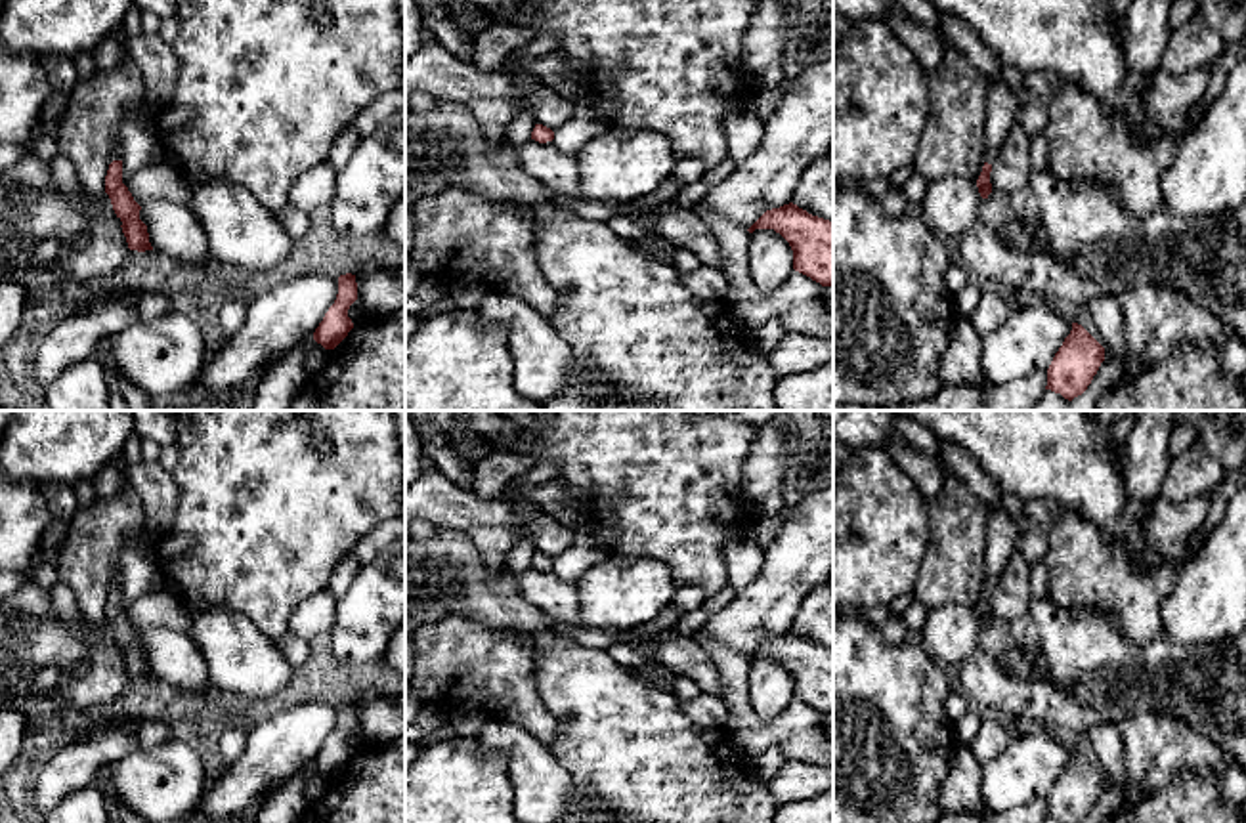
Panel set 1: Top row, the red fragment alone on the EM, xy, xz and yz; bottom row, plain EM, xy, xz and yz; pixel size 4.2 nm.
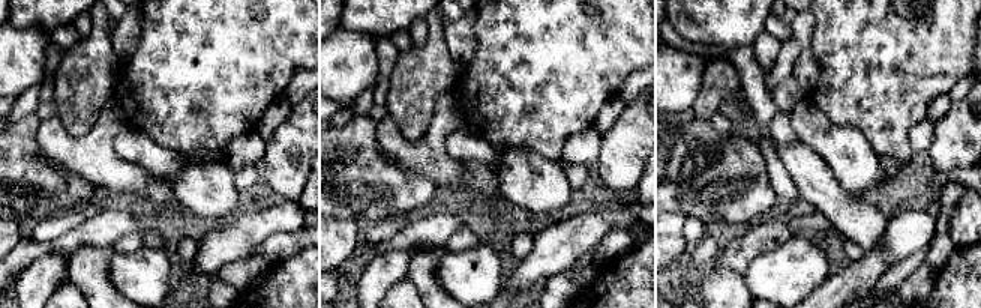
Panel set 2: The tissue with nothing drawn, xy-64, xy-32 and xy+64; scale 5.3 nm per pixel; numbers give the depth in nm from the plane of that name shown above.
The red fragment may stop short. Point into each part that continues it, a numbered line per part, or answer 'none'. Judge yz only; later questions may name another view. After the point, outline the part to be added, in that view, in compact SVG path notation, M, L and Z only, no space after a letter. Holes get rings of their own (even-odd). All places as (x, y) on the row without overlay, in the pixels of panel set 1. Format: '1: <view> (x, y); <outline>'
none

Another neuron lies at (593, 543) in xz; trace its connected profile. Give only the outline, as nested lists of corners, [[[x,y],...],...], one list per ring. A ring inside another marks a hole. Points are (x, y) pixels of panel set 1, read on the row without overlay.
[[[587,521],[575,529],[573,544],[554,559],[552,573],[566,580],[577,580],[612,552],[613,533],[596,521]]]

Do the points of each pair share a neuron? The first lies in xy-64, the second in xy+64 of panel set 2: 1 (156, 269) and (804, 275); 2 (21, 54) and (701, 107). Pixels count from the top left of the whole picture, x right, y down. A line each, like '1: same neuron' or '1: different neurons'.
1: same neuron
2: different neurons

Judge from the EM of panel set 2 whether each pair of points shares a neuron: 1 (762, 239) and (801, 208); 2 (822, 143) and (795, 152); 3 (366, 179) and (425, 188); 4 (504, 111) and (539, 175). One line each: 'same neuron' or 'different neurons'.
1: same neuron
2: different neurons
3: same neuron
4: different neurons

